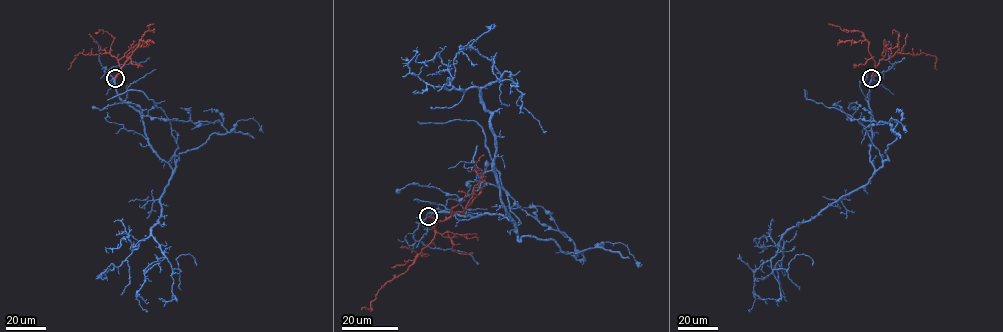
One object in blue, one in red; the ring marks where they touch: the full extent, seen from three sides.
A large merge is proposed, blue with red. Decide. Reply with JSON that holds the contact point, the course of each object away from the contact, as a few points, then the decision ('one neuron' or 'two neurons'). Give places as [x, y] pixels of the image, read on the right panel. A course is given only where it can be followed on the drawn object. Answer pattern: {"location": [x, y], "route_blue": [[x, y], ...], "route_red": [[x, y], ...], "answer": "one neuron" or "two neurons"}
{"location": [871, 78], "route_blue": [[871, 78], [870, 161], [874, 174], [867, 183], [782, 236], [777, 253], [754, 274], [755, 301], [750, 311]], "route_red": [[871, 78], [878, 62], [896, 52], [934, 55], [937, 70]], "answer": "one neuron"}

